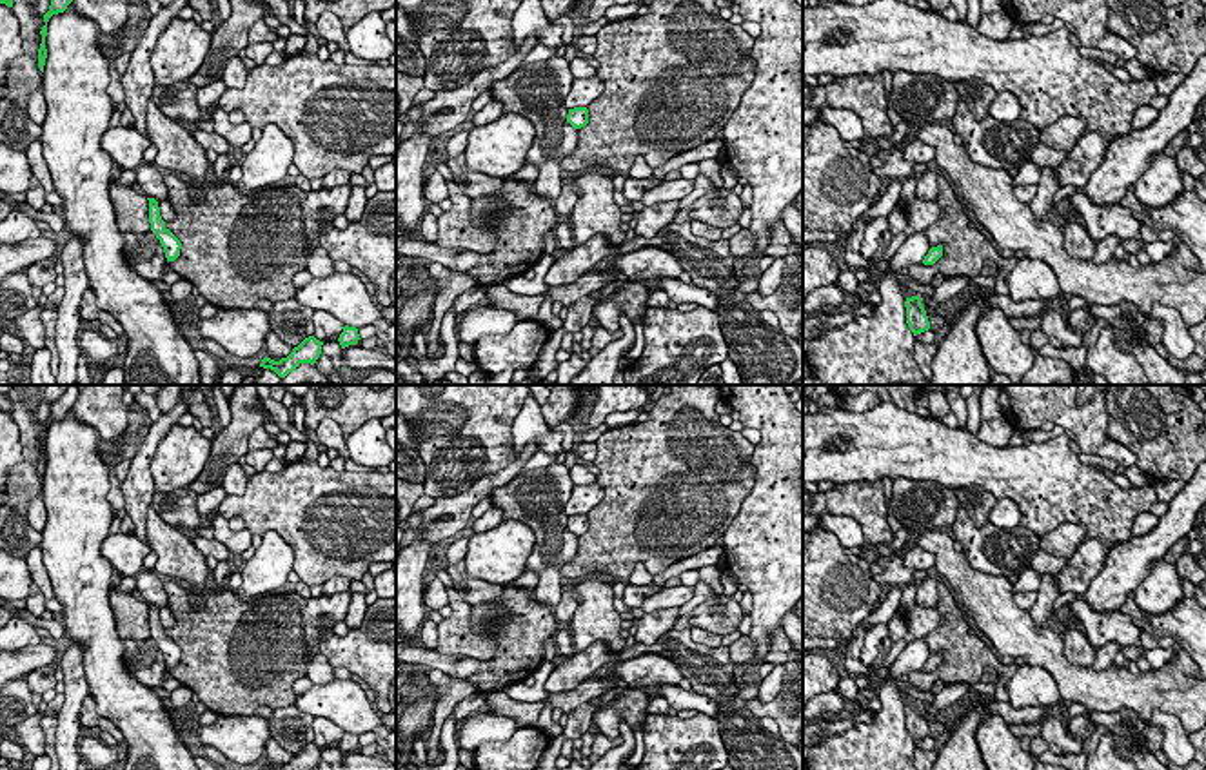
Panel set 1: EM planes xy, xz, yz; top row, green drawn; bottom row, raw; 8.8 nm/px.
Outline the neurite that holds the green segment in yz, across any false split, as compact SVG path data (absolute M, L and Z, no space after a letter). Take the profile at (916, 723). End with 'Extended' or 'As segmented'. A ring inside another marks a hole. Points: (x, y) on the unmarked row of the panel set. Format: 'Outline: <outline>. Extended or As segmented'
Outline: M919 703L906 705L904 714L906 714L906 730L914 739L914 743L930 735L928 723Z. As segmented

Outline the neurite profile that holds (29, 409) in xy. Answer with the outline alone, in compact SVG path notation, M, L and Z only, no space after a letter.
M11 385L9 400L13 420L20 430L22 461L9 472L5 492L7 503L0 507L0 550L9 556L27 558L42 543L42 532L27 519L27 503L42 494L38 456L42 450L44 421L49 418L51 403L44 400L47 385Z

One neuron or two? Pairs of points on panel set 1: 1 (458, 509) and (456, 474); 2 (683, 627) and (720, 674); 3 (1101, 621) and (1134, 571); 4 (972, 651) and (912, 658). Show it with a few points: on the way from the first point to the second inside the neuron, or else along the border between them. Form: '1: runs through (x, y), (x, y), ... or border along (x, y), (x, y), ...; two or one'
1: border along (496, 473), (482, 476), (465, 491), (436, 498); two
2: runs through (683, 640), (707, 665); one
3: border along (1083, 596), (1096, 611), (1117, 611); two
4: border along (921, 638), (930, 654); two

